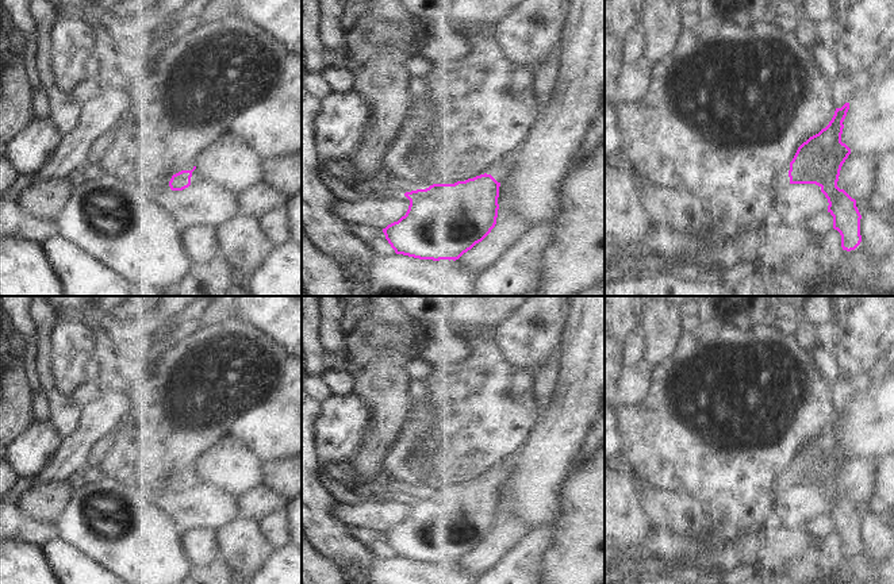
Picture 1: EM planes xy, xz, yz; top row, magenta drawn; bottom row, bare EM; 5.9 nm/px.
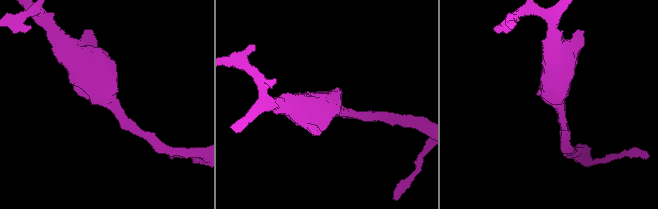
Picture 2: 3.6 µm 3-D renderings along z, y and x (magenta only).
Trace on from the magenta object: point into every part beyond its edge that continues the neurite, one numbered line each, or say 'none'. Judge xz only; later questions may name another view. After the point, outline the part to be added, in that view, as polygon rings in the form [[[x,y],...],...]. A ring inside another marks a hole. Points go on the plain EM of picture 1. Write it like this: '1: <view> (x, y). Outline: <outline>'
1: xz (502, 473). Outline: [[[517,457],[506,460],[504,462],[496,465],[495,470],[491,474],[491,479],[498,485],[503,485],[511,477],[515,468]]]

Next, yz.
1: yz (783, 483). Outline: [[[789,474],[783,476],[776,484],[775,484],[775,496],[779,497],[786,488],[790,487],[790,480],[789,480]]]

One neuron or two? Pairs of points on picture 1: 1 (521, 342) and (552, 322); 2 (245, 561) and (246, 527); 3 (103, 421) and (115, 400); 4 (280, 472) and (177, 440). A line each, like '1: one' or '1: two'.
1: one
2: one
3: one
4: two

